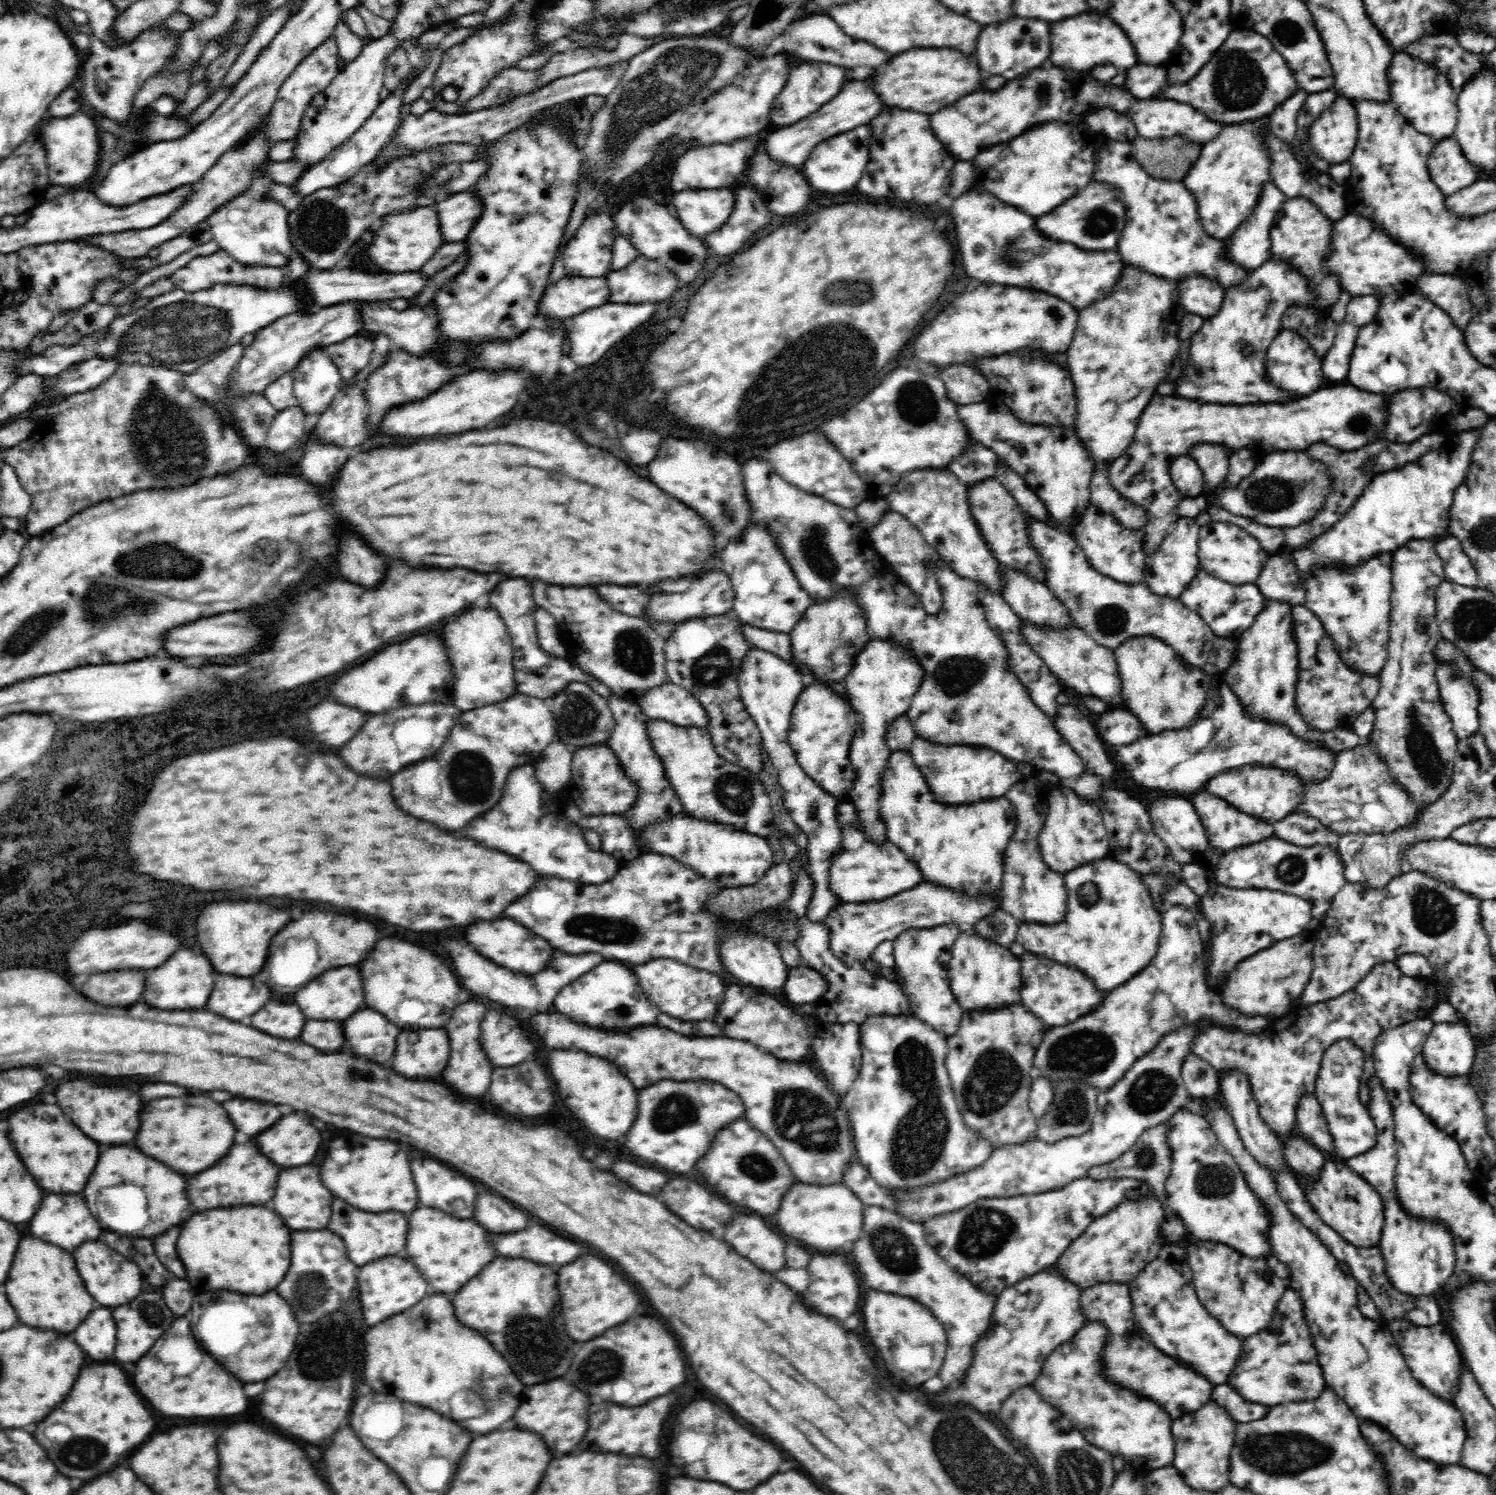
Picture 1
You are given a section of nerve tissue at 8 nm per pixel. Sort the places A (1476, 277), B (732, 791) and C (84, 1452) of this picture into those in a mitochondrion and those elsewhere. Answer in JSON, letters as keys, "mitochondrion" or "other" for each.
{"A":"other","B":"mitochondrion","C":"mitochondrion"}

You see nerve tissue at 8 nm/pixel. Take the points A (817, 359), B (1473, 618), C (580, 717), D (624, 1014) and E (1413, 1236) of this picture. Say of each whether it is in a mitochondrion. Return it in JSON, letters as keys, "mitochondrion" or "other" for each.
{"A":"mitochondrion","B":"mitochondrion","C":"mitochondrion","D":"mitochondrion","E":"other"}

